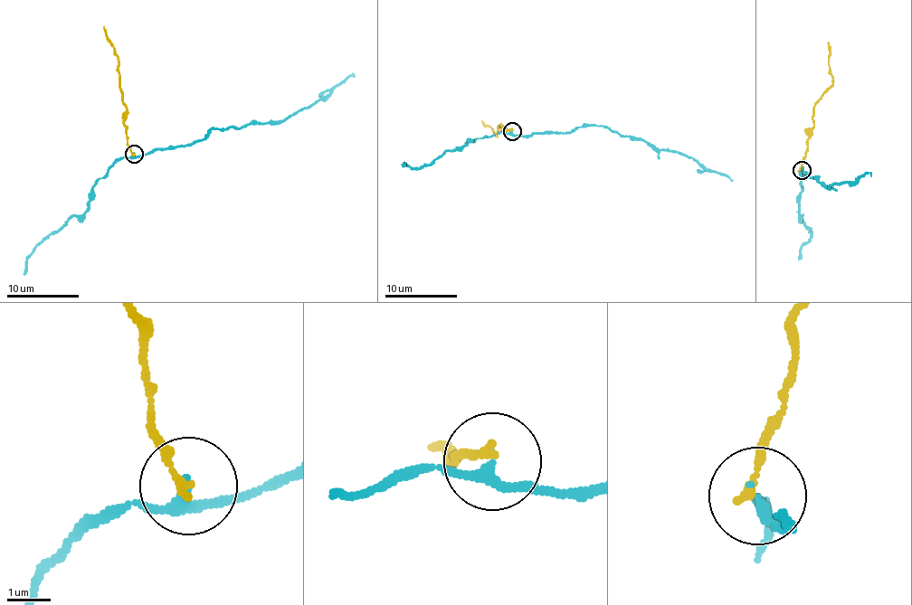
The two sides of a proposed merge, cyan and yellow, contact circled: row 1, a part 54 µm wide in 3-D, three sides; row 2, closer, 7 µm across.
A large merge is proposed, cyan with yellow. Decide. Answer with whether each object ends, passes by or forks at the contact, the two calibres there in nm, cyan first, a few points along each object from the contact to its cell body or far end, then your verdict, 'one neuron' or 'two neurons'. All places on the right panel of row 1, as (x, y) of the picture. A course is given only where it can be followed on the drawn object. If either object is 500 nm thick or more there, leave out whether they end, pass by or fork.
cyan passes by | yellow ends | 220/200 nm | cyan via (802, 170), (805, 180), (802, 169), (829, 188), (850, 184), (870, 173) | yellow via (800, 170), (809, 129), (814, 125), (814, 103), (832, 83), (827, 42) | two neurons

